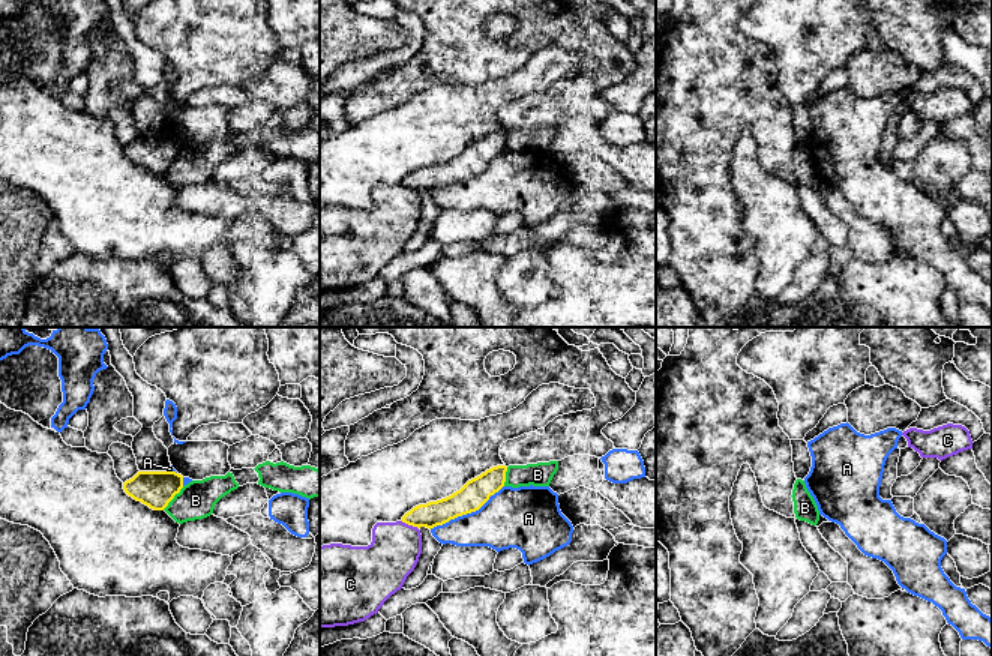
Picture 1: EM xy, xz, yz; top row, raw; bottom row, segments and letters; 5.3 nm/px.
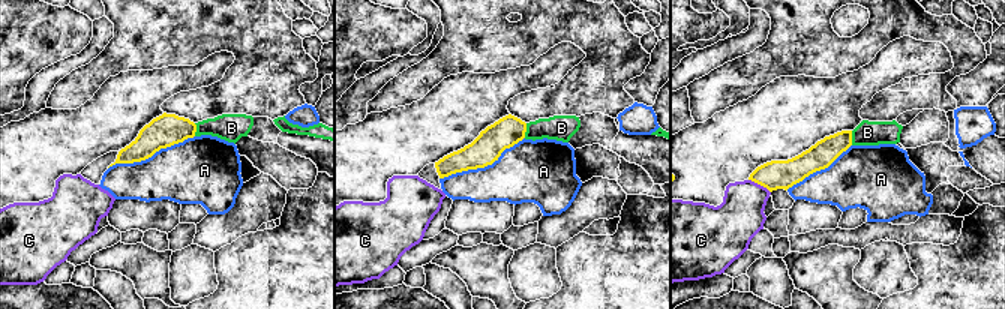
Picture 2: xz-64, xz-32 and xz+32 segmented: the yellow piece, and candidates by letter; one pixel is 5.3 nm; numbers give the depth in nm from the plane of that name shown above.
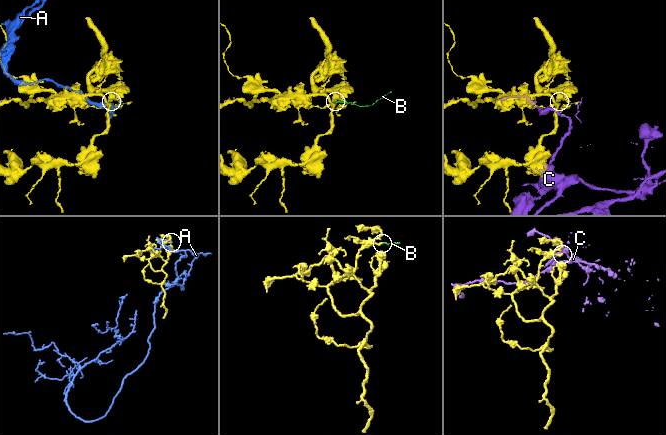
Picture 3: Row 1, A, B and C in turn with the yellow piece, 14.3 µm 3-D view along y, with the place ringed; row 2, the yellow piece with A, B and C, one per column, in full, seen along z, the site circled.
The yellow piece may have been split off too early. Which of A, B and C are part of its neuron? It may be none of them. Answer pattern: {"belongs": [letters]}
{"belongs": []}

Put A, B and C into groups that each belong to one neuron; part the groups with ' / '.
A / B / C

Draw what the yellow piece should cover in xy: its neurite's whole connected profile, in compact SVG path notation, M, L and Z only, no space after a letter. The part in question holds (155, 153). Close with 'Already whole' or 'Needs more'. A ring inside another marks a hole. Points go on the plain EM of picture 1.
M138 135L123 147L125 156L153 174L164 174L183 152L183 140L176 135Z. Already whole

